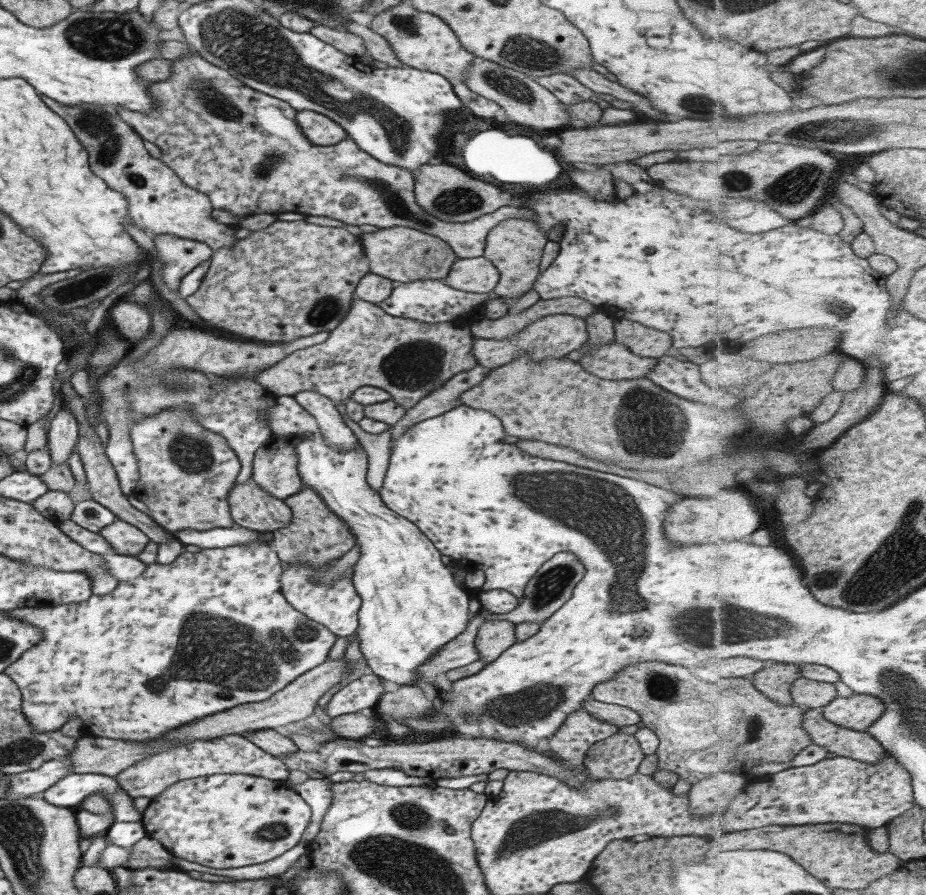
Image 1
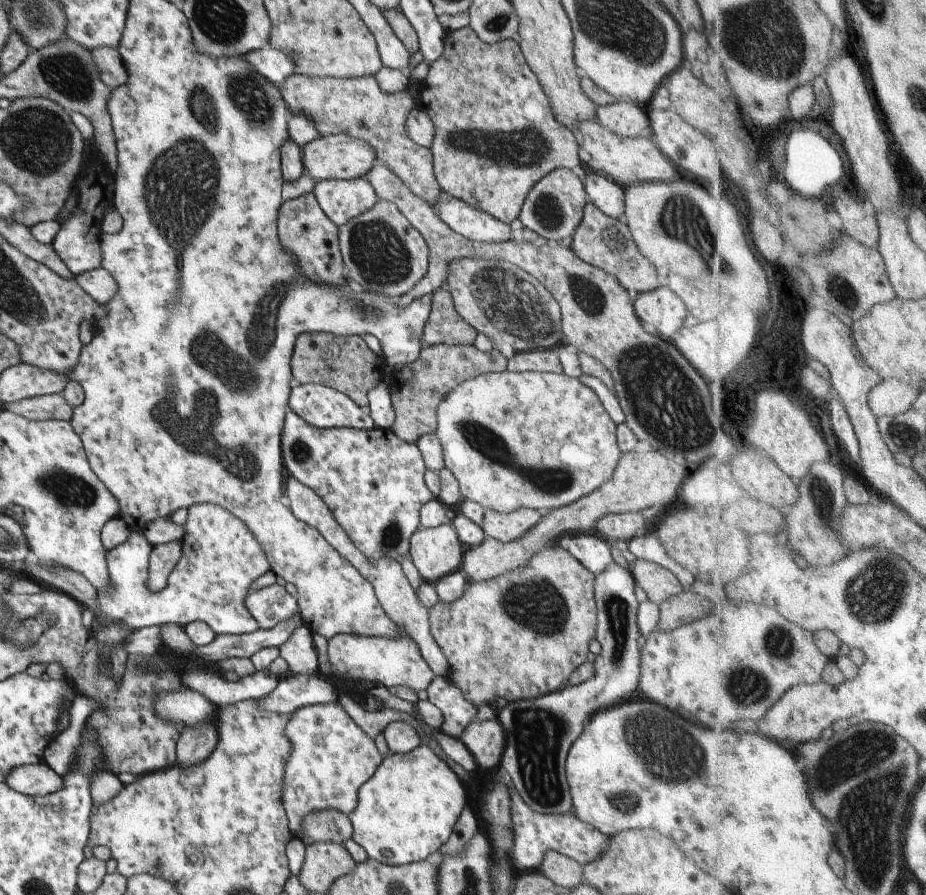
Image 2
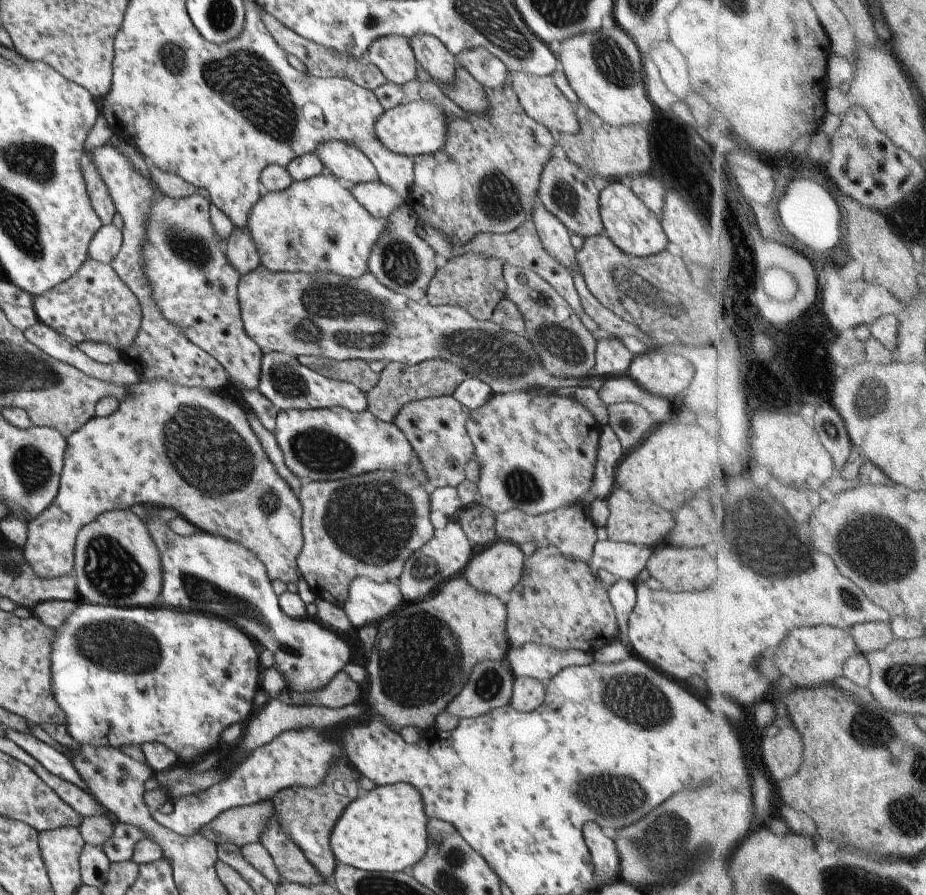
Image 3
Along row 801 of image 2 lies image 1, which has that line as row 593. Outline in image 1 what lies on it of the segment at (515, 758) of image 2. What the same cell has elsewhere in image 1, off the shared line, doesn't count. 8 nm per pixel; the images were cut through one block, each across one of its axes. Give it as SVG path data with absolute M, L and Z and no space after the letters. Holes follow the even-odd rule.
M567 552L555 554L547 562L539 566L539 570L532 574L532 578L525 584L522 598L519 599L517 607L507 614L499 614L494 617L498 621L513 623L534 623L538 626L570 598L575 584L583 577L584 567L575 559L575 555Z

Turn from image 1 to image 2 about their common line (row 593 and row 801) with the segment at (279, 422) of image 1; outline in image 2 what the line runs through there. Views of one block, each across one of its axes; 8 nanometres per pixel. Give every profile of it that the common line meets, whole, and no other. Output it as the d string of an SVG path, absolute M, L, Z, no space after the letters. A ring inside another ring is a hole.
M428 744L419 745L407 753L388 754L369 780L361 784L355 808L346 815L352 827L351 839L363 848L369 859L382 864L399 866L425 861L429 854L439 852L451 834L461 810L467 804L464 787Z

